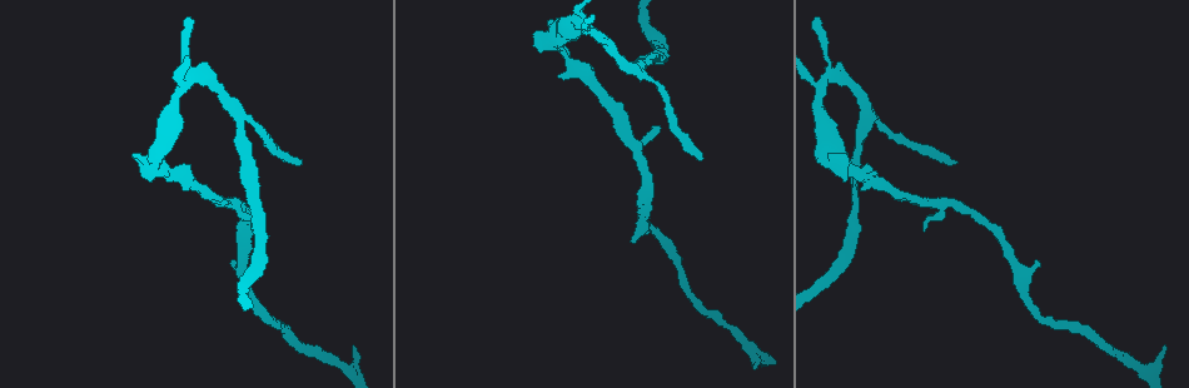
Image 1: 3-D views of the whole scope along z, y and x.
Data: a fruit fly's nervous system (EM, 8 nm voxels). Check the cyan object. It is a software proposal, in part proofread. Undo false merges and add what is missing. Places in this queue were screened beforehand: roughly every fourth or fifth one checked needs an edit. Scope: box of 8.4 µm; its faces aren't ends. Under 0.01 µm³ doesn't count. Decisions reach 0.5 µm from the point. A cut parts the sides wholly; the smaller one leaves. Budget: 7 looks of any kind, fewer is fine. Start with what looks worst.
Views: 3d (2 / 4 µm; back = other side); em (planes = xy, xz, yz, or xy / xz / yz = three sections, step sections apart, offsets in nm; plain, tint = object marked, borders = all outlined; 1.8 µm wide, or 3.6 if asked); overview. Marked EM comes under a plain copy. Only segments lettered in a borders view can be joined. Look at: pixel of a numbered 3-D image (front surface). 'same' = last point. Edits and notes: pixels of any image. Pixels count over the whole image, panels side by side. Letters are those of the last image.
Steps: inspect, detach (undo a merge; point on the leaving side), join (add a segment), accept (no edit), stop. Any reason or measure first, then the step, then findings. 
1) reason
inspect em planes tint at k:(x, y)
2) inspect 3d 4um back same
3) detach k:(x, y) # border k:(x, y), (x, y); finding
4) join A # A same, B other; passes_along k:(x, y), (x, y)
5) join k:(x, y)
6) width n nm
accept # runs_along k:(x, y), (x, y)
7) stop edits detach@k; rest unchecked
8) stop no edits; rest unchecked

four arms meet
inspect em planes borders at 1:(594, 29)

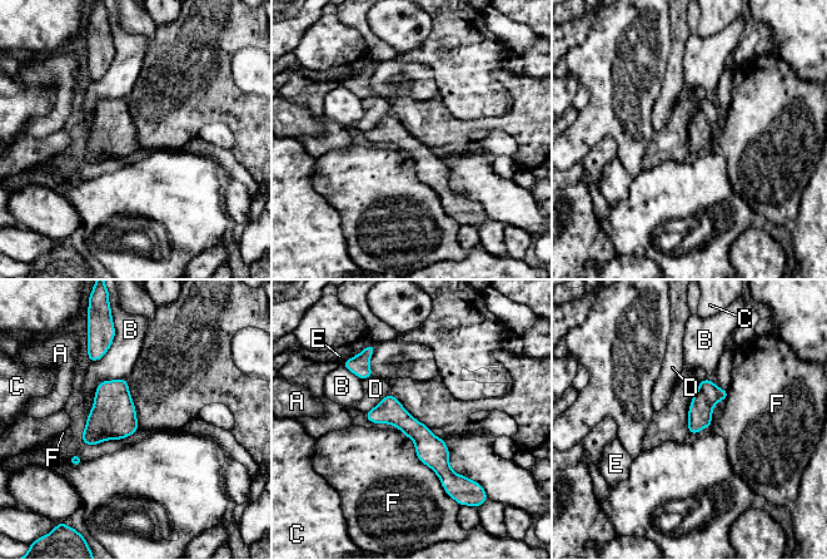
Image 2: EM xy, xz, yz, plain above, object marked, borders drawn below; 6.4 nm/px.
width 160 nm
accept # A other, B other, C other, D other, E other, F other; continuous, no second neuron

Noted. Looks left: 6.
stops while still wide
inspect em xy step 16 borders at 1:(843, 155)

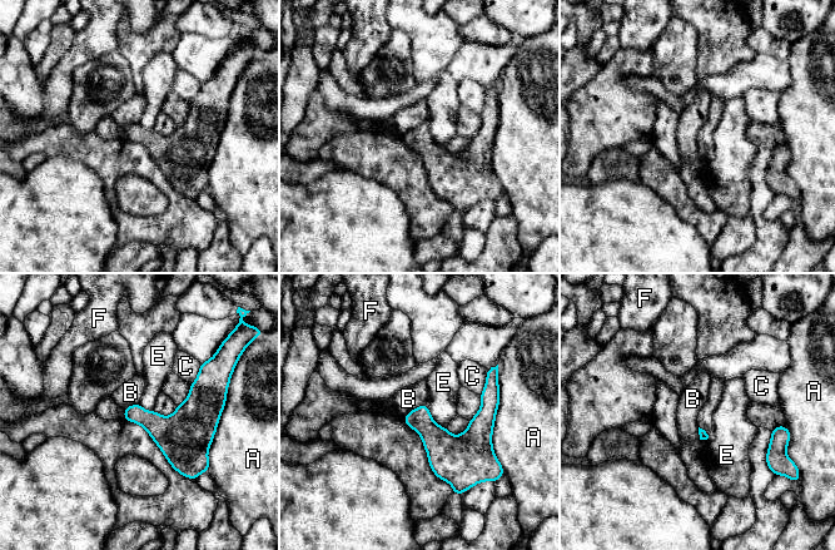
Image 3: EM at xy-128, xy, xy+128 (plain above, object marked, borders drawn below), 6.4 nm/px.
cut it another way
inspect em planes borders same

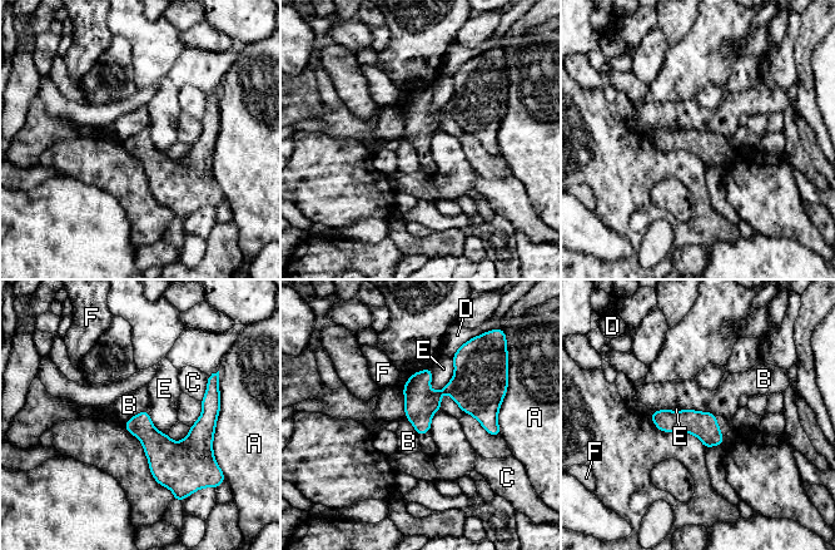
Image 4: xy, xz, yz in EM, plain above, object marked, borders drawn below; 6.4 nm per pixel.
accept # A other, B other, C other, D other, E other, F other; runs_along 4:(655, 415), (700, 424), (719, 442); none of them fits

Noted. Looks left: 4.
branch stops here
inspect 3d 2um at 1:(352, 347)

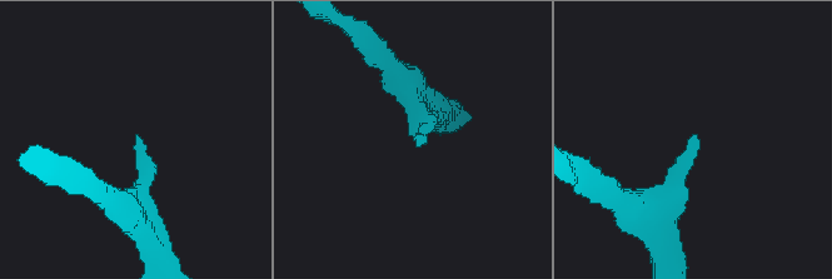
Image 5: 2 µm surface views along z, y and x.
need the tissue
inspect em planes borders at 5:(137, 139)

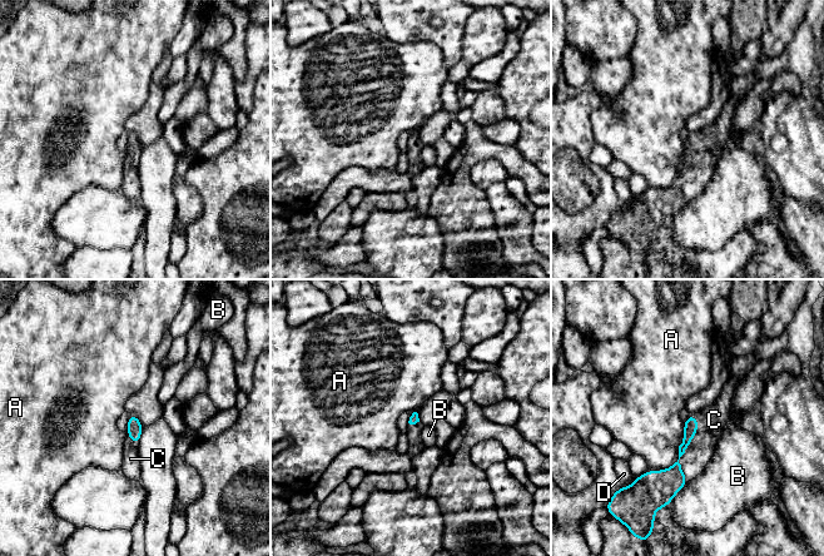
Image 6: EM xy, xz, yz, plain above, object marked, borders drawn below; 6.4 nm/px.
join C # A other, B other, C same, D other; passes_along 6:(670, 481), (686, 447), (714, 420); it goes on there

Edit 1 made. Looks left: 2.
stop edits join@6; rest unchecked

